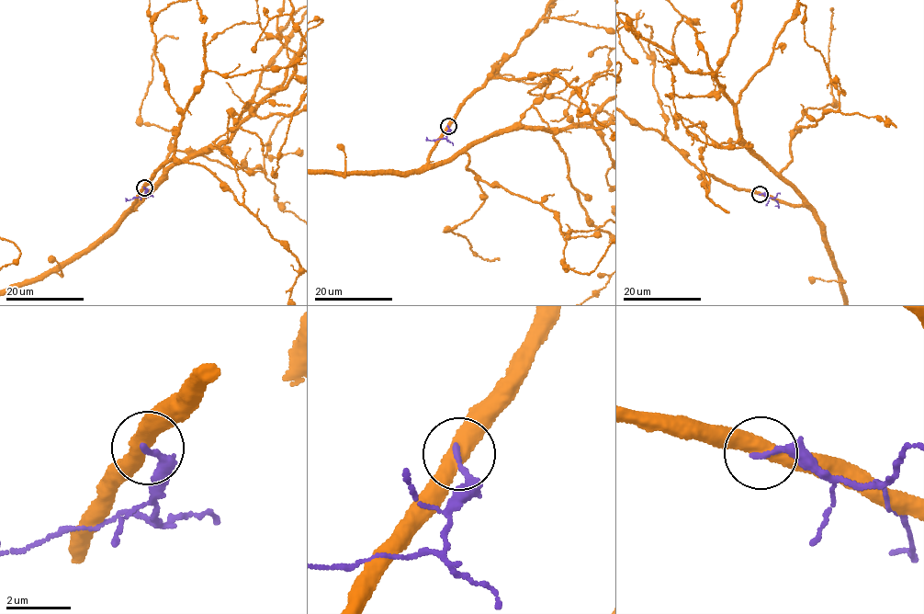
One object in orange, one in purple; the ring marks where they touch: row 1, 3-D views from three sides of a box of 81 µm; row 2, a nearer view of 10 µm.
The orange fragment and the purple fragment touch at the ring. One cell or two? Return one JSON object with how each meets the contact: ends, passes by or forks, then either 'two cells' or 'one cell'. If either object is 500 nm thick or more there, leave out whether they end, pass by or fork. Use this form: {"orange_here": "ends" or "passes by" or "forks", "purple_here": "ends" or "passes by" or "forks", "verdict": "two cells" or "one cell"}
{"orange_here": "passes by", "purple_here": "ends", "verdict": "two cells"}

